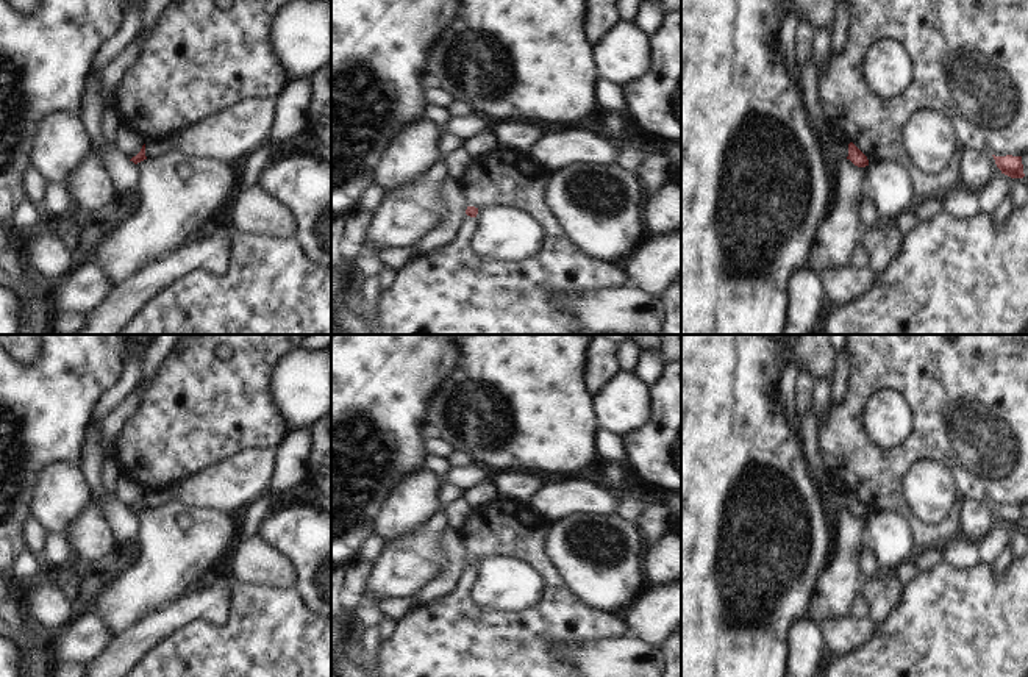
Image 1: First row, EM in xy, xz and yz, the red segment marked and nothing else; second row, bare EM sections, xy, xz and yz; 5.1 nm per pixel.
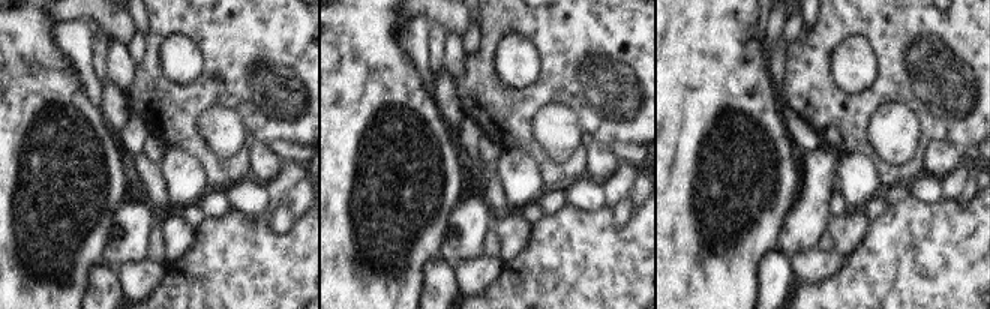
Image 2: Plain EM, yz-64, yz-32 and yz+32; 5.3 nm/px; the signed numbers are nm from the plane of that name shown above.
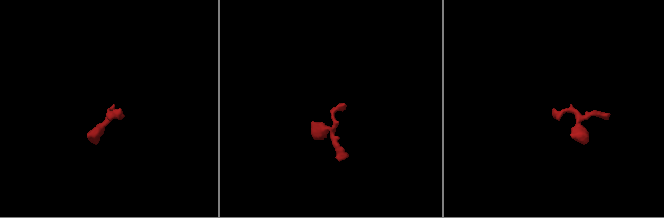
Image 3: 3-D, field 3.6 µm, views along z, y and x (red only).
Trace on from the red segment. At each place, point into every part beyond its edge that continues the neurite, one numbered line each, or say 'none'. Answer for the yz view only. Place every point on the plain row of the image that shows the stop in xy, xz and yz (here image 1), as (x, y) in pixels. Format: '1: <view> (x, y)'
none

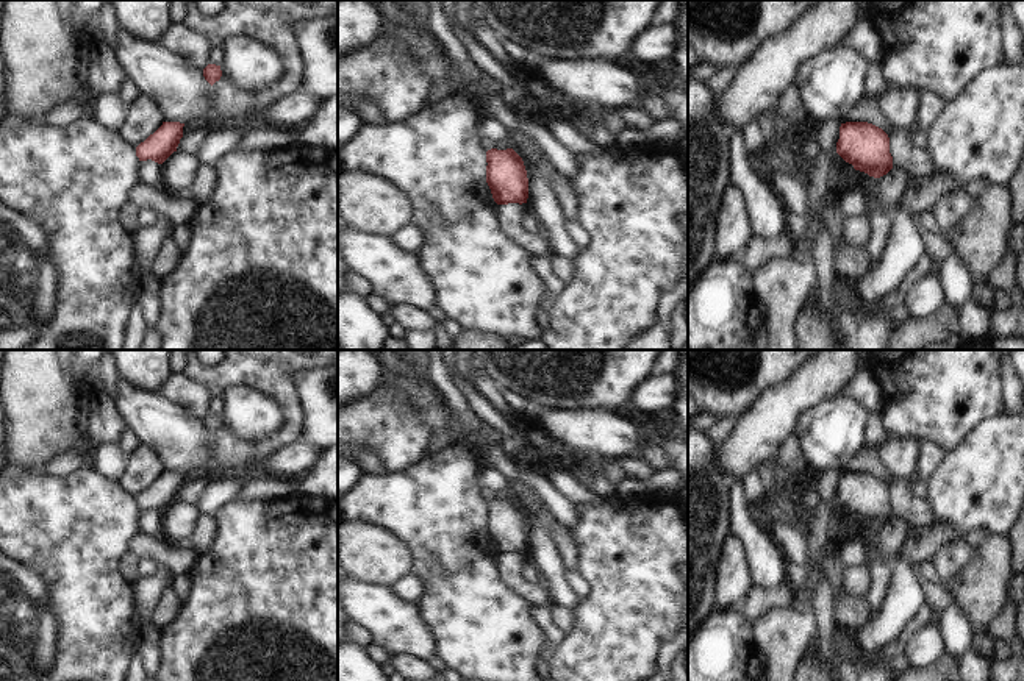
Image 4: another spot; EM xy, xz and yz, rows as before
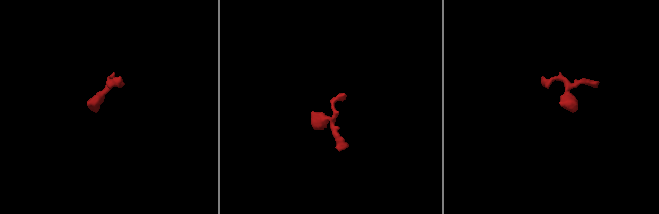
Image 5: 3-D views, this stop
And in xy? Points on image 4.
none

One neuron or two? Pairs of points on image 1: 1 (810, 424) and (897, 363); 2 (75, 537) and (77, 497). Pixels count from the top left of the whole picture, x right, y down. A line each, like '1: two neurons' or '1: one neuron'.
1: two neurons
2: two neurons

